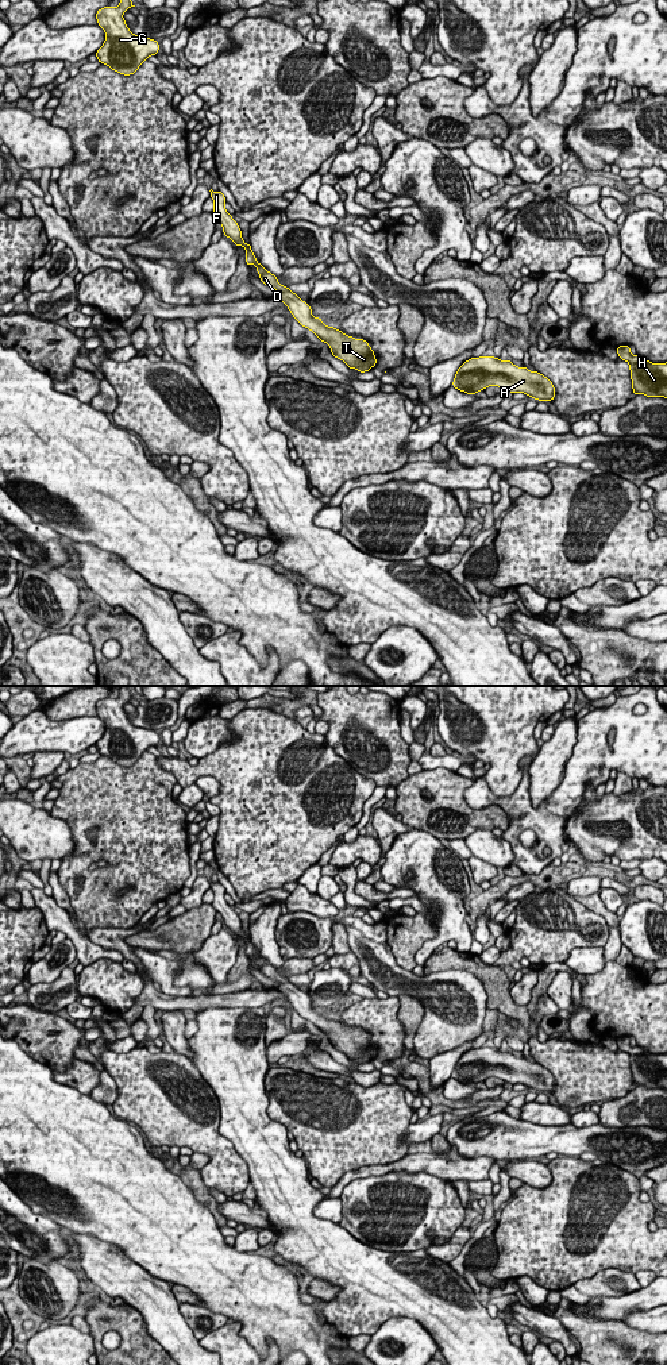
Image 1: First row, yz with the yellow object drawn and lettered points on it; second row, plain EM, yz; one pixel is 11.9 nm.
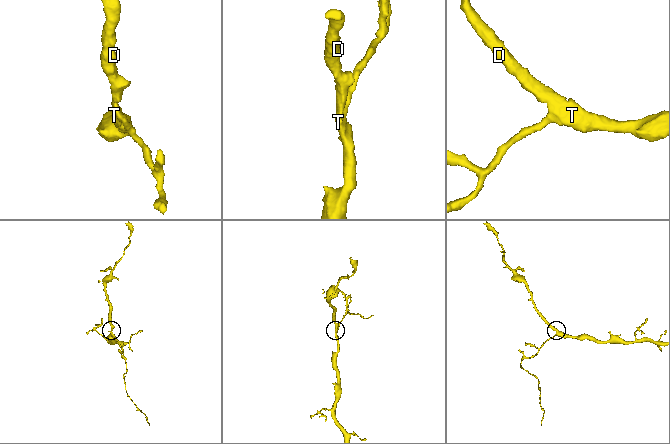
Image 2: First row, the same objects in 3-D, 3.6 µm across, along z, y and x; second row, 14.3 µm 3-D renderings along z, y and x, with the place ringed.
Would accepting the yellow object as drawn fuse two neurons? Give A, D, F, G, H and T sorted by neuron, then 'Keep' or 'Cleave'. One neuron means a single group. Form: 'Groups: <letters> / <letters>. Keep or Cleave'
Groups: A D F G H T. Keep

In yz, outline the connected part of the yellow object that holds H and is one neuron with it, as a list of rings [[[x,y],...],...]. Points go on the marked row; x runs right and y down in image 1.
[[[631,346],[616,347],[618,358],[629,363],[633,396],[667,398],[667,362],[652,363],[631,354]]]

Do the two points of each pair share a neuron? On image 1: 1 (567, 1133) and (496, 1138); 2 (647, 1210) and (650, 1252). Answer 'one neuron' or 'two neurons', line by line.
1: one neuron
2: one neuron

